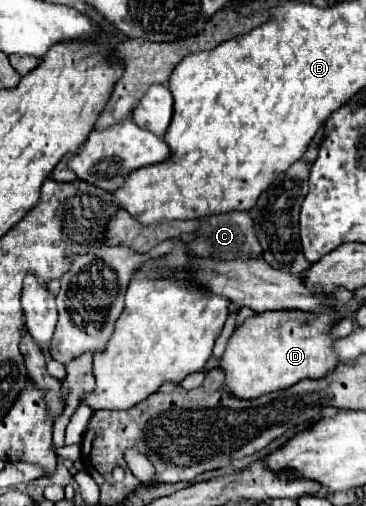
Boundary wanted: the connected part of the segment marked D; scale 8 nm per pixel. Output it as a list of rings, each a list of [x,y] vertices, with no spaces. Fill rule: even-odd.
[[[267,311],[263,315],[255,315],[247,319],[237,331],[233,331],[219,363],[219,369],[223,369],[225,373],[225,389],[241,399],[255,399],[271,391],[287,389],[303,379],[327,377],[327,373],[339,365],[339,361],[335,361],[335,347],[333,347],[335,337],[331,335],[331,329],[333,329],[331,317],[315,317],[311,313],[307,315],[307,313],[289,313],[289,311],[285,313]]]

